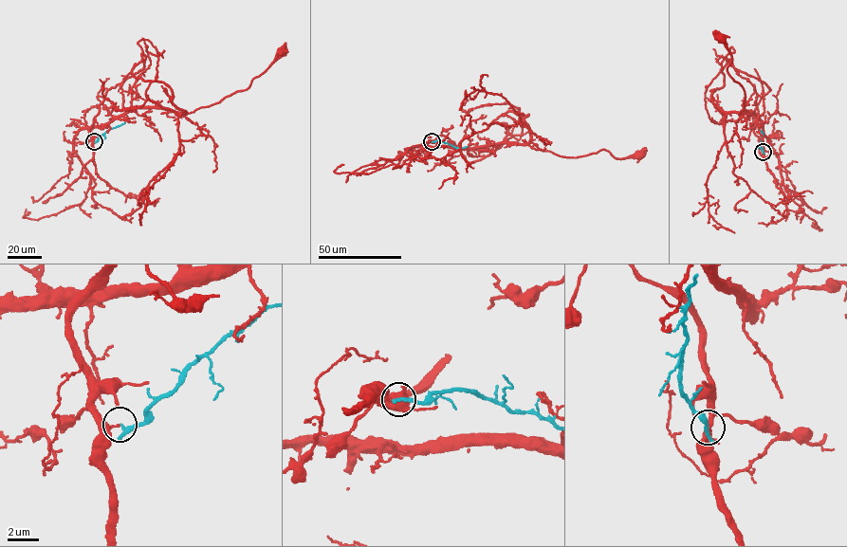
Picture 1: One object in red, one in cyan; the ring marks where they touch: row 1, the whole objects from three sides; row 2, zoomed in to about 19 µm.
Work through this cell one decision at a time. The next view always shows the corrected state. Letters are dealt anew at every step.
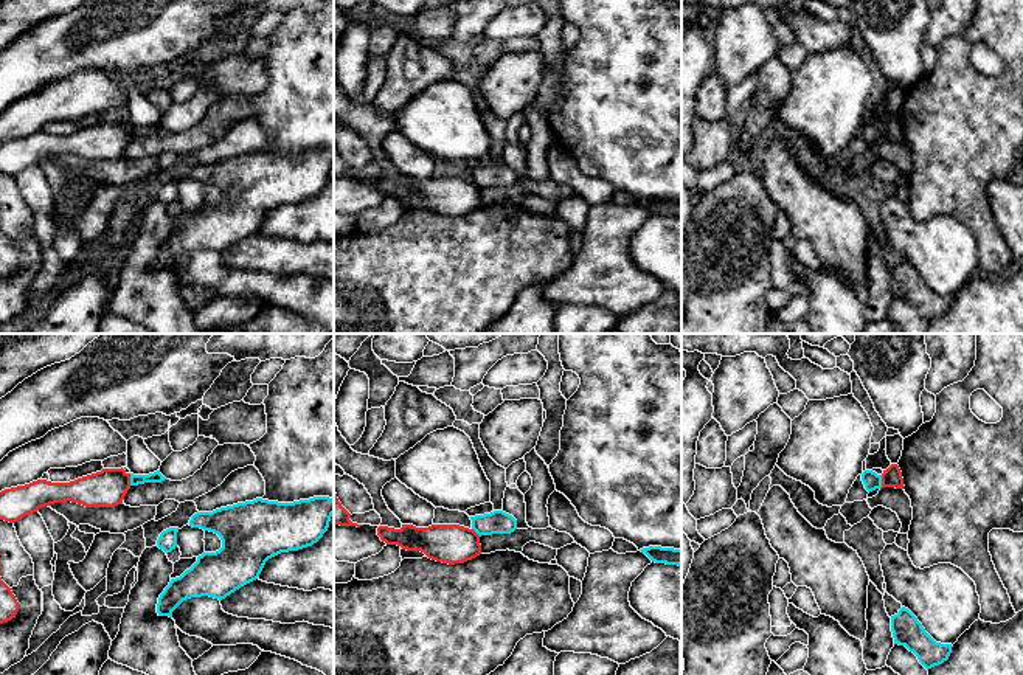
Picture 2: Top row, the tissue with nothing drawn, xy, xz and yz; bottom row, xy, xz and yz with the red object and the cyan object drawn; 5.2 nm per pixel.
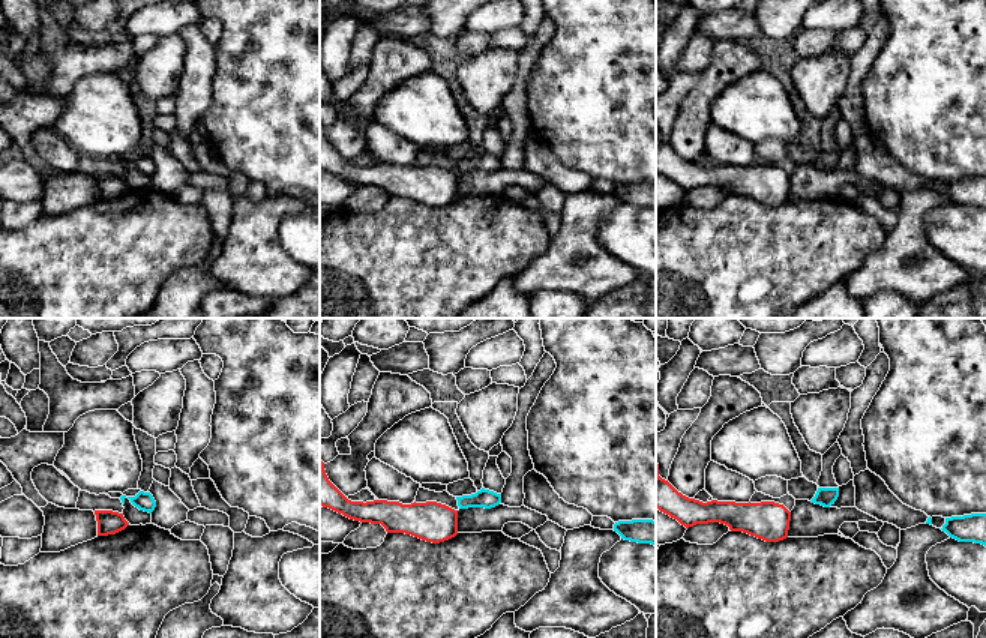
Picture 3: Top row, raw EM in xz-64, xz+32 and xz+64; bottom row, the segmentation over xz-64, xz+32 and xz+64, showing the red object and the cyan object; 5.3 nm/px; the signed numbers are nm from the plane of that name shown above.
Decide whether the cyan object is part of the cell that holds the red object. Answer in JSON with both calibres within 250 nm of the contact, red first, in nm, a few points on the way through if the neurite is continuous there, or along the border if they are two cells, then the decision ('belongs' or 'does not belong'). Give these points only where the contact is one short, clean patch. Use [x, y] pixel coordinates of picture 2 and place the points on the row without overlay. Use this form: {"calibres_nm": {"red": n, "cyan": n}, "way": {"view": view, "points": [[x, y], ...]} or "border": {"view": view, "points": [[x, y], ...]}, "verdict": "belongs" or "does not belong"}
{"calibres_nm": {"red": 100, "cyan": 90}, "border": {"view": "yz", "points": [[882, 128], [879, 140]]}, "verdict": "does not belong"}

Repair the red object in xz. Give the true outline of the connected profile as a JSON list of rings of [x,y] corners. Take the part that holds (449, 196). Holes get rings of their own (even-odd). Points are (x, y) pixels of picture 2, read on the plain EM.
[[[402,177],[401,182],[379,178],[377,188],[387,197],[421,203],[428,211],[449,217],[464,216],[481,206],[480,188],[459,177],[432,177],[428,180]]]

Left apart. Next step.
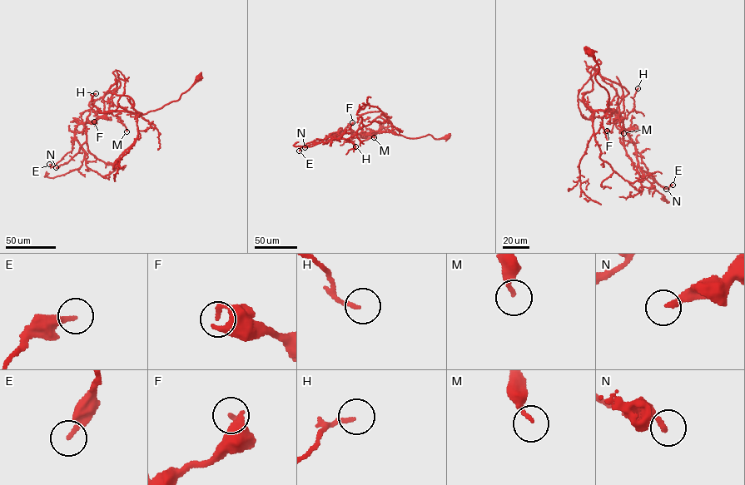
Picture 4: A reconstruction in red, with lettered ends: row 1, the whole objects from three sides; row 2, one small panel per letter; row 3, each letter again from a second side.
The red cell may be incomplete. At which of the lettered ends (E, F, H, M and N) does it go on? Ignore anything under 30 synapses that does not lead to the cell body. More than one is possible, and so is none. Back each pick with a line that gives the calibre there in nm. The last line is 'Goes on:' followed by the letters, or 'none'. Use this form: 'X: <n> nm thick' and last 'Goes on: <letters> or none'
N: 240 nm thick
Goes on: N

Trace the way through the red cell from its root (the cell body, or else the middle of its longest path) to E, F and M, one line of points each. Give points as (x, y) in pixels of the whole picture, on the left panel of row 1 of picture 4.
E: (199, 77), (179, 99), (154, 111), (108, 111), (79, 124), (72, 150), (54, 166), (49, 164)
F: (199, 77), (178, 100), (142, 115), (128, 96), (110, 92), (116, 79), (90, 110), (94, 121)
M: (199, 77), (179, 99), (154, 111), (139, 114), (124, 111), (108, 111), (119, 117), (126, 131)

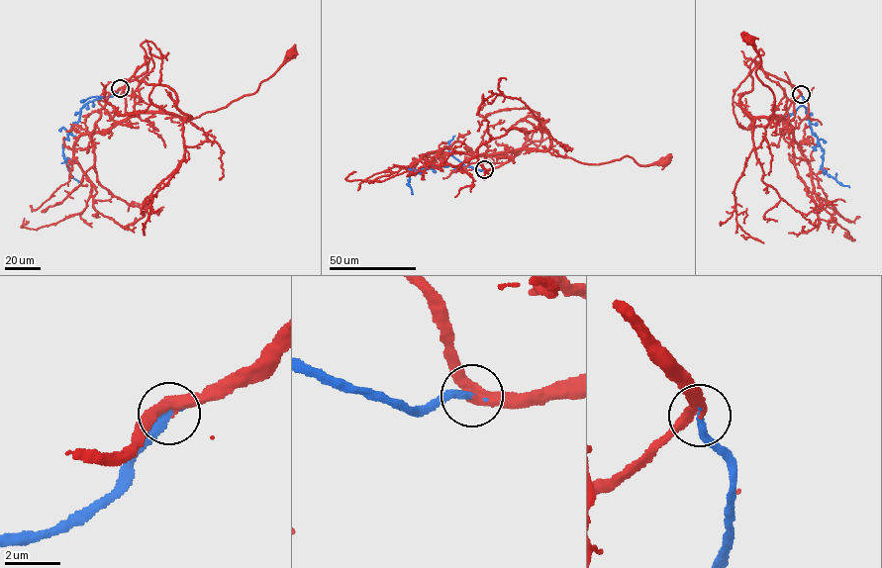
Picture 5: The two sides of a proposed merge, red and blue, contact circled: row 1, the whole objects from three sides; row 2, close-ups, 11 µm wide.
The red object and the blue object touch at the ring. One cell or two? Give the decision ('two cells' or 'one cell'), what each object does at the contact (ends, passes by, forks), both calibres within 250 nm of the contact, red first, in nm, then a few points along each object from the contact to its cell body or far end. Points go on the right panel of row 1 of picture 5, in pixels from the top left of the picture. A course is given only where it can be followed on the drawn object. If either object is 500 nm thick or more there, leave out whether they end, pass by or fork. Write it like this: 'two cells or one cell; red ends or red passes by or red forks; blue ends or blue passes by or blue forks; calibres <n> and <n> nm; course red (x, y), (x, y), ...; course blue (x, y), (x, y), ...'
one cell; red passes by; blue ends; calibres 400 and 320 nm; course red (801, 94), (756, 64), (752, 90), (737, 94), (740, 108), (755, 117), (773, 110), (751, 40); course blue (801, 94), (811, 129), (824, 152), (822, 170), (849, 187)

